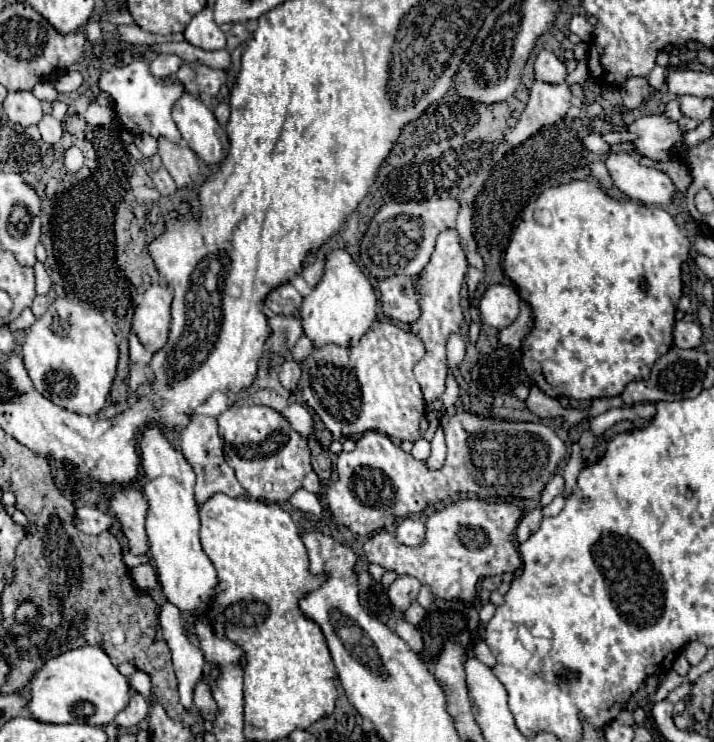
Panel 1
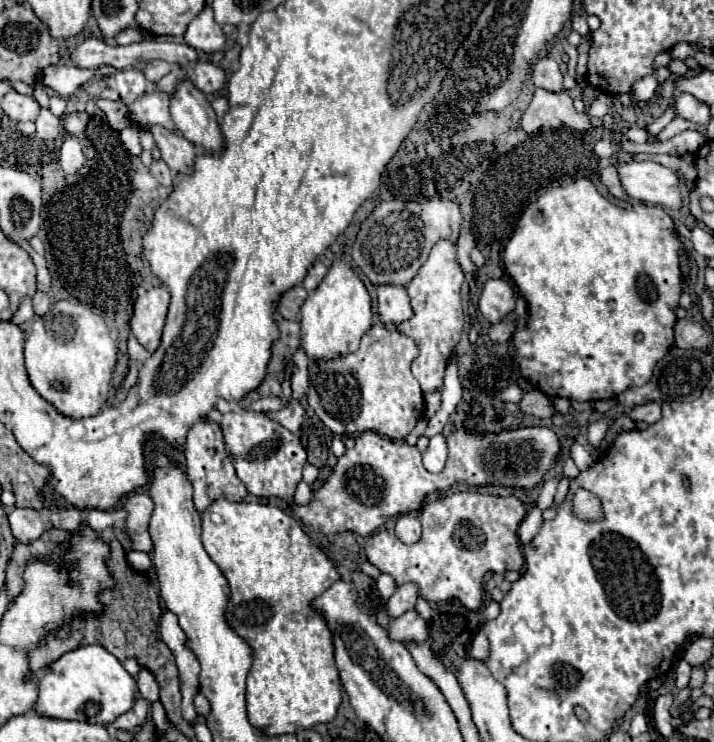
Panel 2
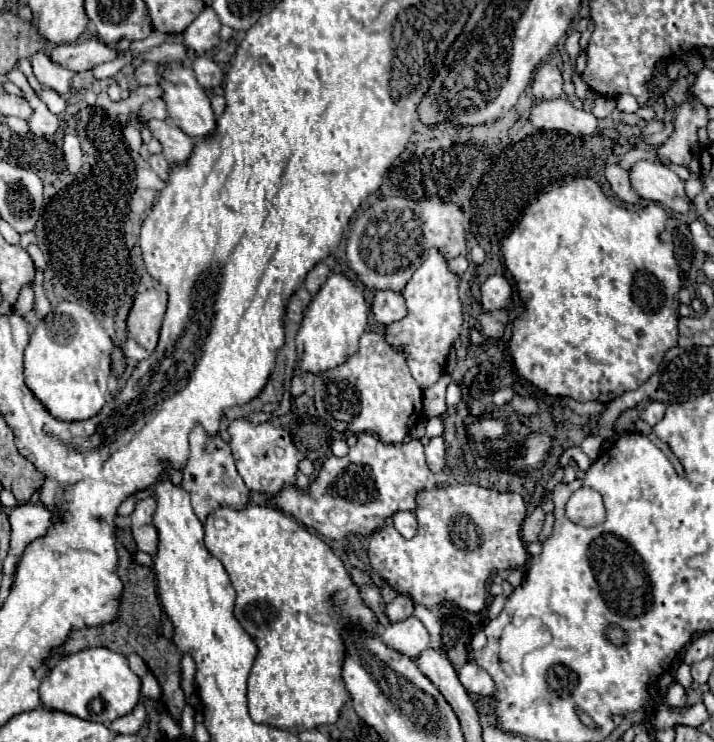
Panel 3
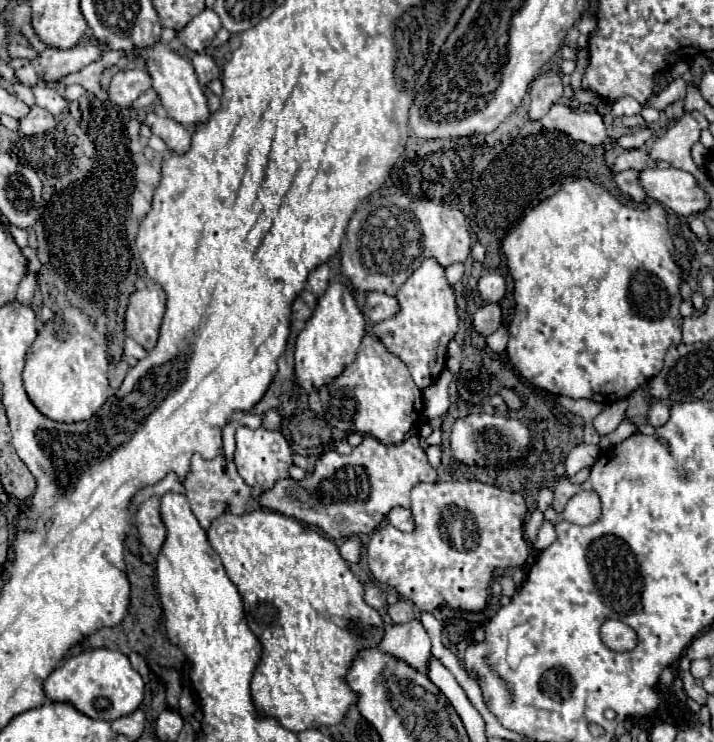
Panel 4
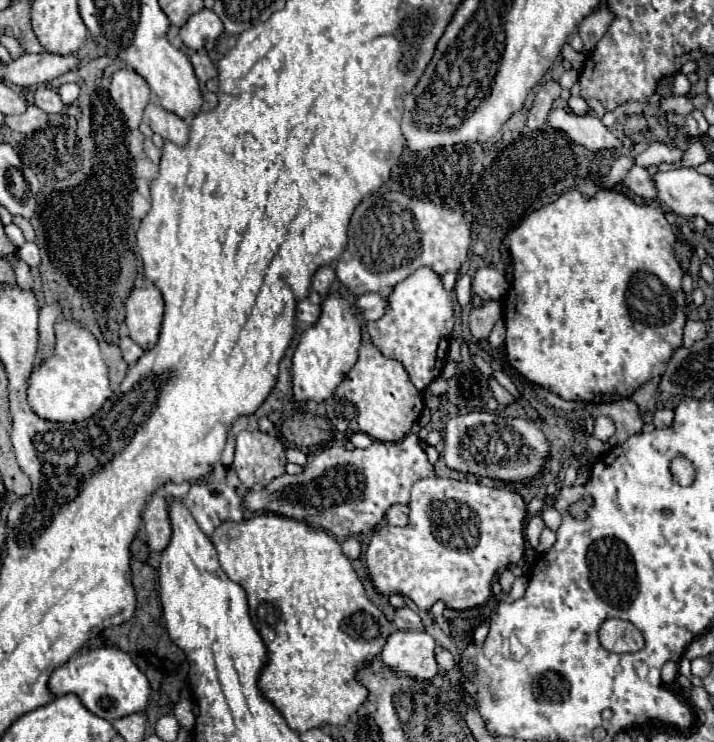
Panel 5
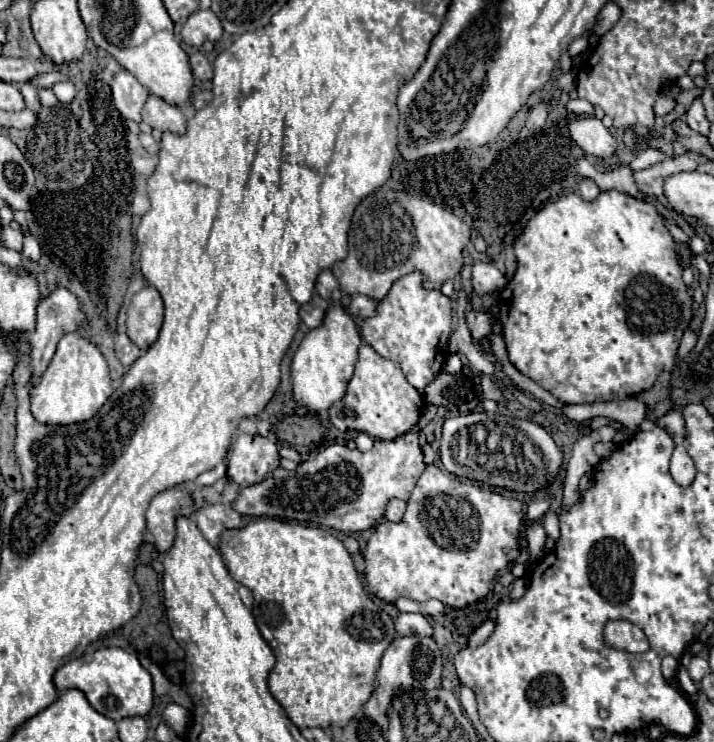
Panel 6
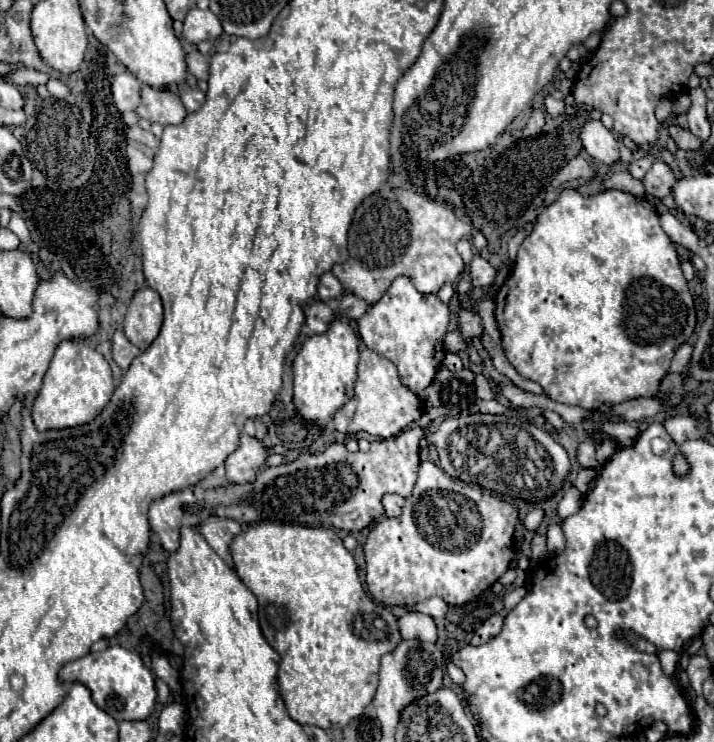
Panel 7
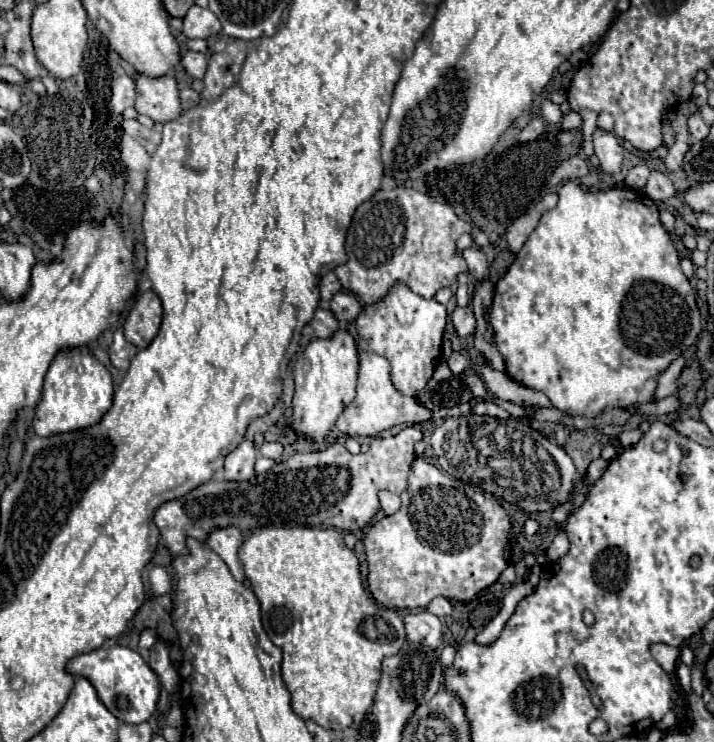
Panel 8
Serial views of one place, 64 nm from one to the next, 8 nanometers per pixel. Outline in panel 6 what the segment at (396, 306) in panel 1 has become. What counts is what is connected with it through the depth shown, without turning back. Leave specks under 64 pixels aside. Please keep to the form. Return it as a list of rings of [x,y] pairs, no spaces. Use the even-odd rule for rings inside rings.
[[[352,296],[350,304],[348,304],[348,312],[352,316],[368,318],[368,316],[374,316],[376,306],[378,306],[378,302],[372,300],[372,298],[368,298],[368,296]]]

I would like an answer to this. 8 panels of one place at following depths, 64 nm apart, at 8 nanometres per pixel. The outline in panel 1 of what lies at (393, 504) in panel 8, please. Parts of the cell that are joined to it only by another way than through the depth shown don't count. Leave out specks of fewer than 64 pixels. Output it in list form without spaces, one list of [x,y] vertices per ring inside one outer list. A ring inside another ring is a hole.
[[[404,518],[396,528],[398,542],[406,546],[420,546],[424,542],[424,534],[426,534],[424,522],[418,518]]]

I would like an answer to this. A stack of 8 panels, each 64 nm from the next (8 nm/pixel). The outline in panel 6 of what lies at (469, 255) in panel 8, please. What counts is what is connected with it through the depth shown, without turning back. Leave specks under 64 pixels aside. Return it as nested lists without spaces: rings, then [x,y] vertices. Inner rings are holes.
[[[476,262],[474,268],[472,268],[472,286],[474,286],[474,292],[486,294],[486,292],[502,290],[506,286],[506,278],[492,264]]]

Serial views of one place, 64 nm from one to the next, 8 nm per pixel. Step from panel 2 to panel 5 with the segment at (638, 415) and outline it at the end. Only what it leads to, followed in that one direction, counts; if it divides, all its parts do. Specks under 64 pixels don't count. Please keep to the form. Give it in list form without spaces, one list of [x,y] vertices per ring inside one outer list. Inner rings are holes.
[[[670,408],[656,410],[656,414],[654,414],[656,428],[668,428],[668,426],[672,426],[672,422],[674,422],[674,410],[670,410]]]

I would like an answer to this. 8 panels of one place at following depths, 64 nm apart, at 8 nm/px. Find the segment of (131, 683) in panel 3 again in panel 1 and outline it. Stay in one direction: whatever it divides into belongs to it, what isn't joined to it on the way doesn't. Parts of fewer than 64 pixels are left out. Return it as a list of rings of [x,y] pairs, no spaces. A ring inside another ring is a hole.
[[[82,646],[48,660],[42,670],[32,676],[28,710],[36,720],[48,724],[80,722],[92,726],[106,726],[116,718],[120,710],[128,706],[128,698],[128,678],[118,672],[110,656],[98,646]]]

